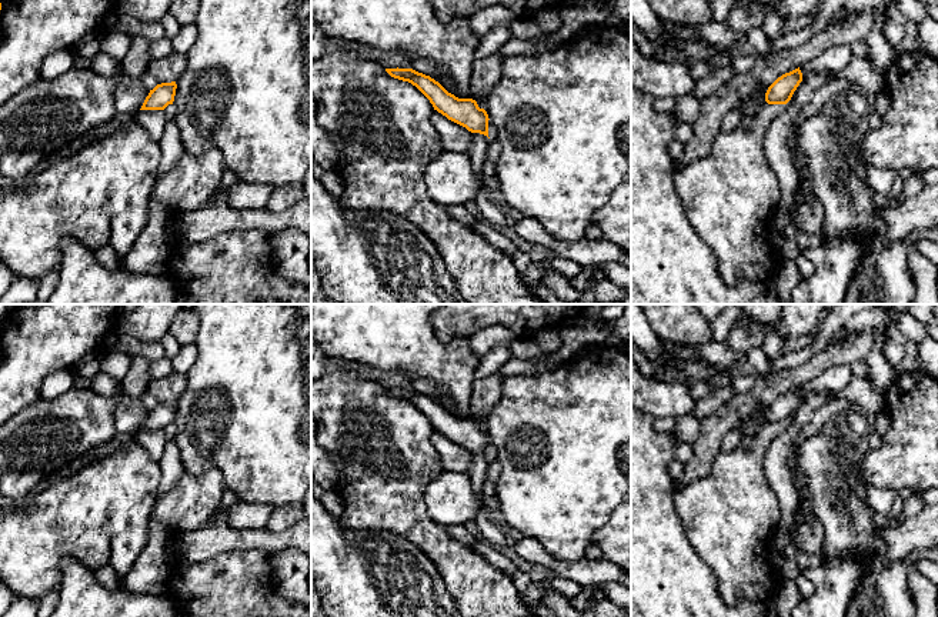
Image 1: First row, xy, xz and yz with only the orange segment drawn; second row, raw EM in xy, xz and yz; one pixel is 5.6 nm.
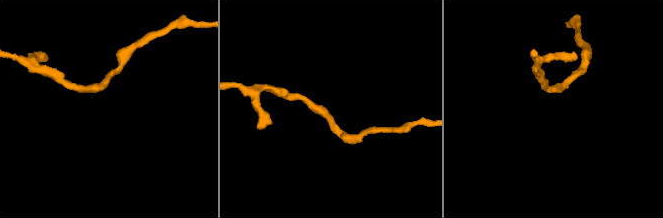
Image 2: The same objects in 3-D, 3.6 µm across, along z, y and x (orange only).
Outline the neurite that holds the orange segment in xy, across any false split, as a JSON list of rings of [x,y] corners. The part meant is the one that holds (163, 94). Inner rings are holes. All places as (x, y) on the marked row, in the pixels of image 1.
[[[161,83],[150,90],[140,110],[164,110],[168,104],[173,104],[177,84]]]

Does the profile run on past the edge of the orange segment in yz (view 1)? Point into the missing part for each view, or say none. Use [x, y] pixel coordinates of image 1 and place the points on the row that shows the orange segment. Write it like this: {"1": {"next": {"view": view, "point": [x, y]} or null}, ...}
{"1": {"next": null}}

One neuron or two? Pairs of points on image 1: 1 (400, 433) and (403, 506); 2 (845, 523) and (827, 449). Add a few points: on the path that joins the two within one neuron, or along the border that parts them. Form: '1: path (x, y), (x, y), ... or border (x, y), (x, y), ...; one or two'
1: path (403, 452), (411, 477), (403, 487); one
2: path (837, 504), (827, 490), (827, 467); one

